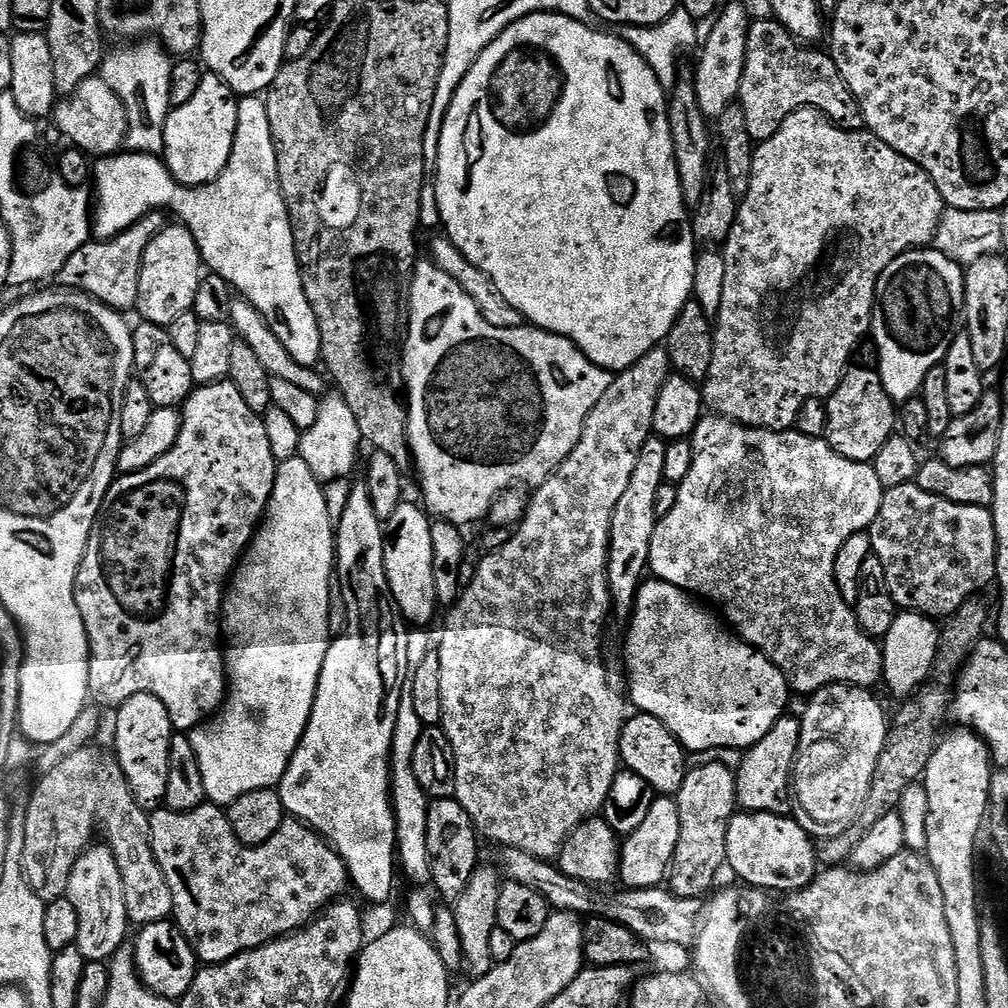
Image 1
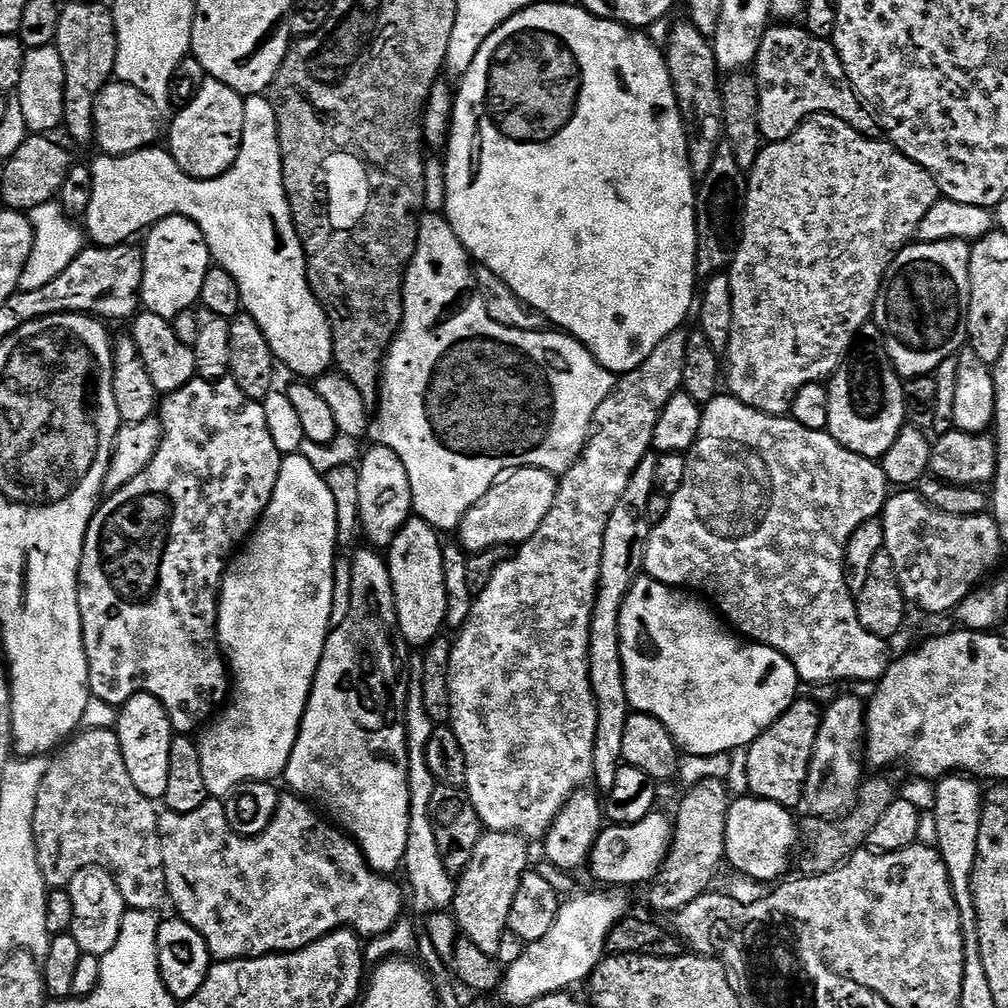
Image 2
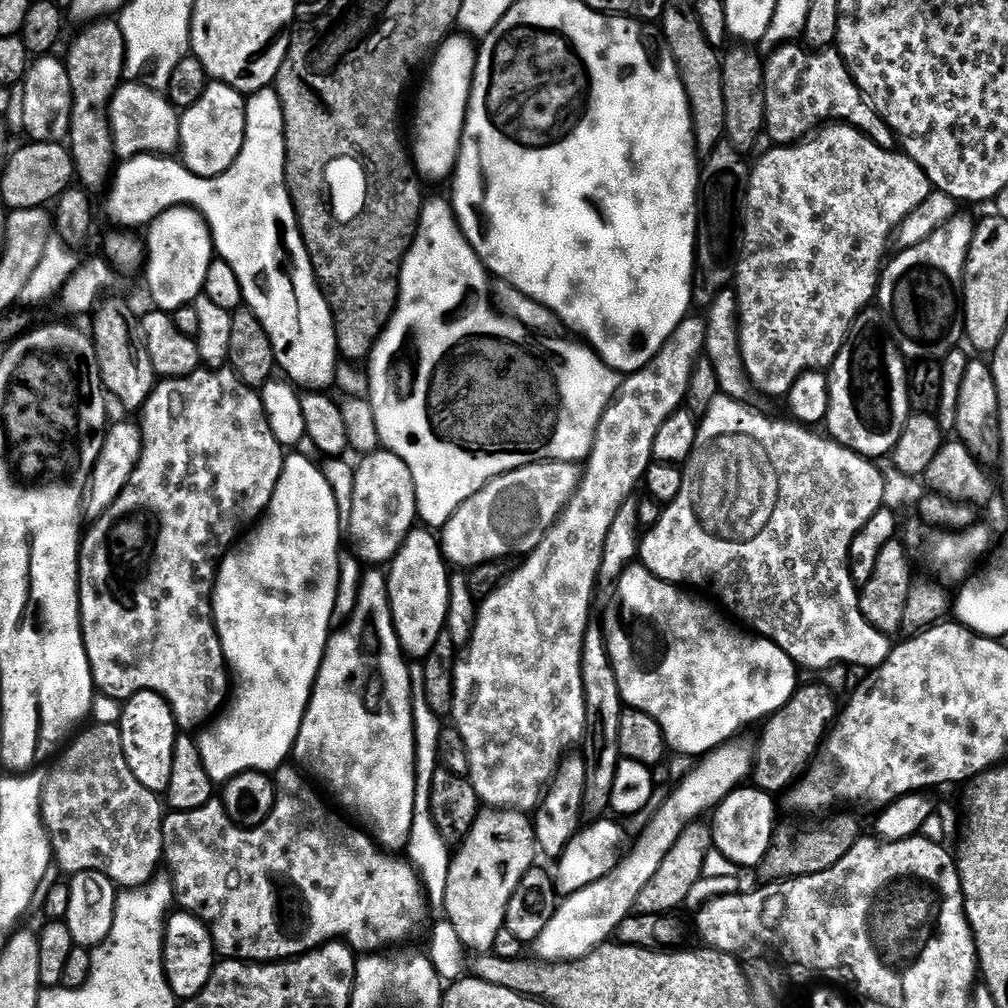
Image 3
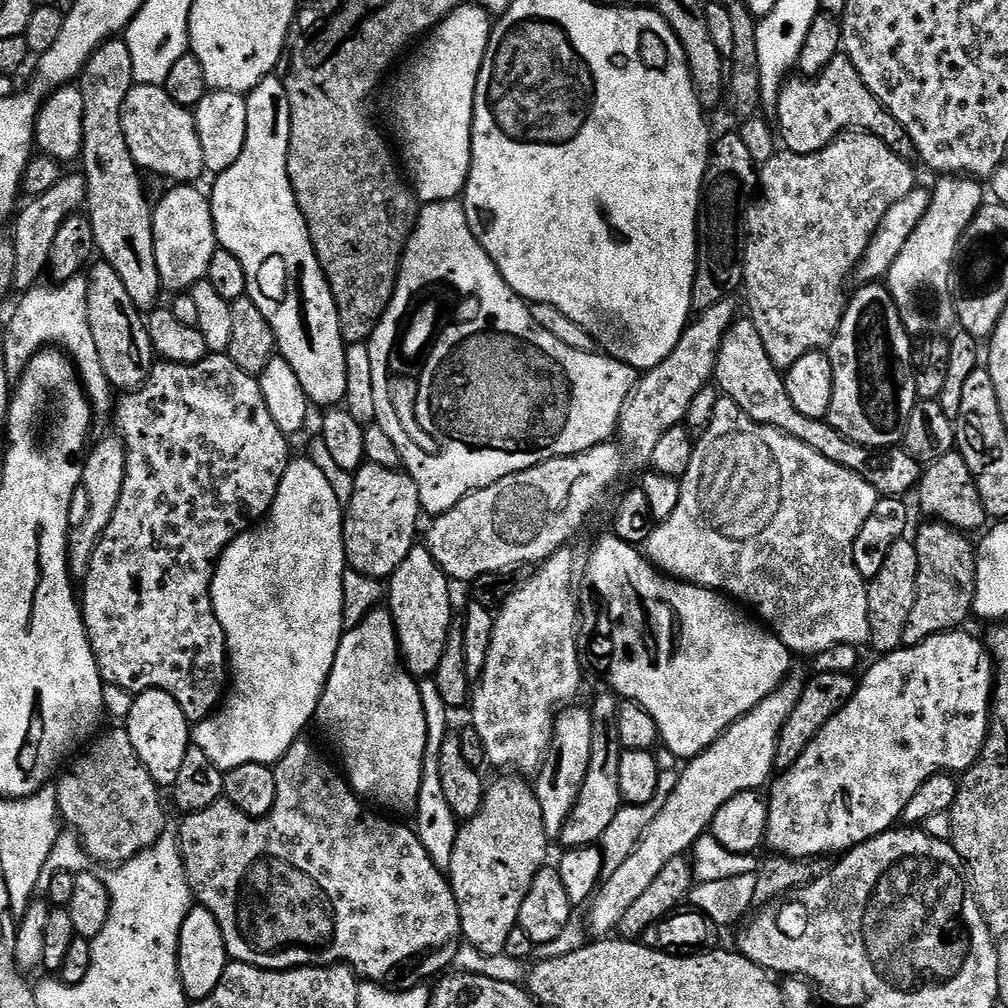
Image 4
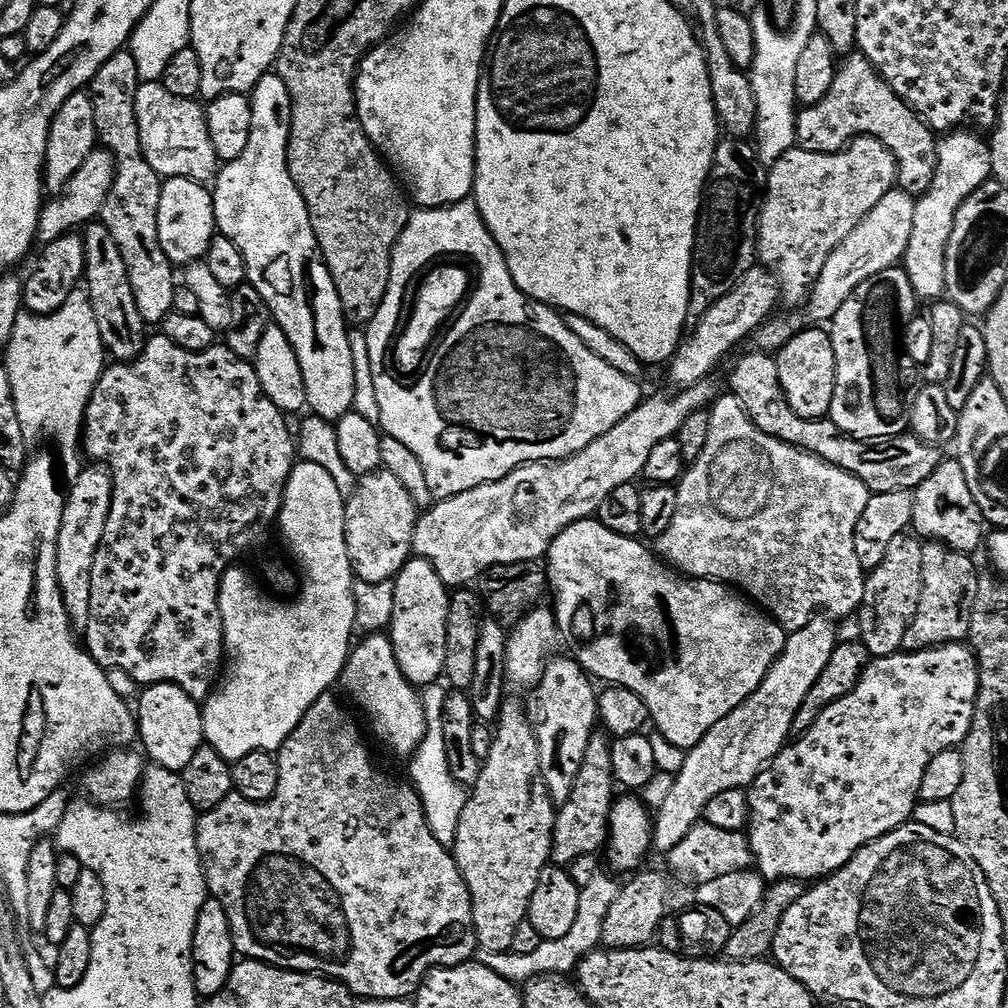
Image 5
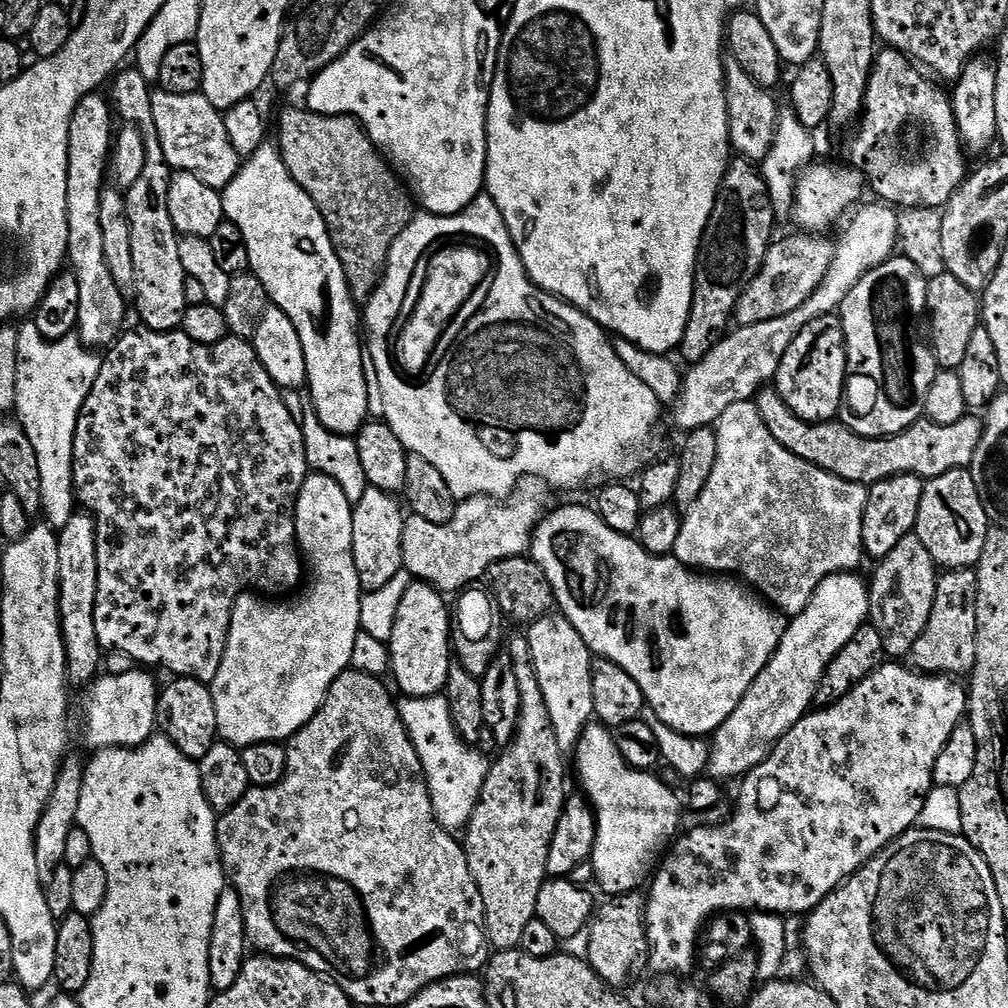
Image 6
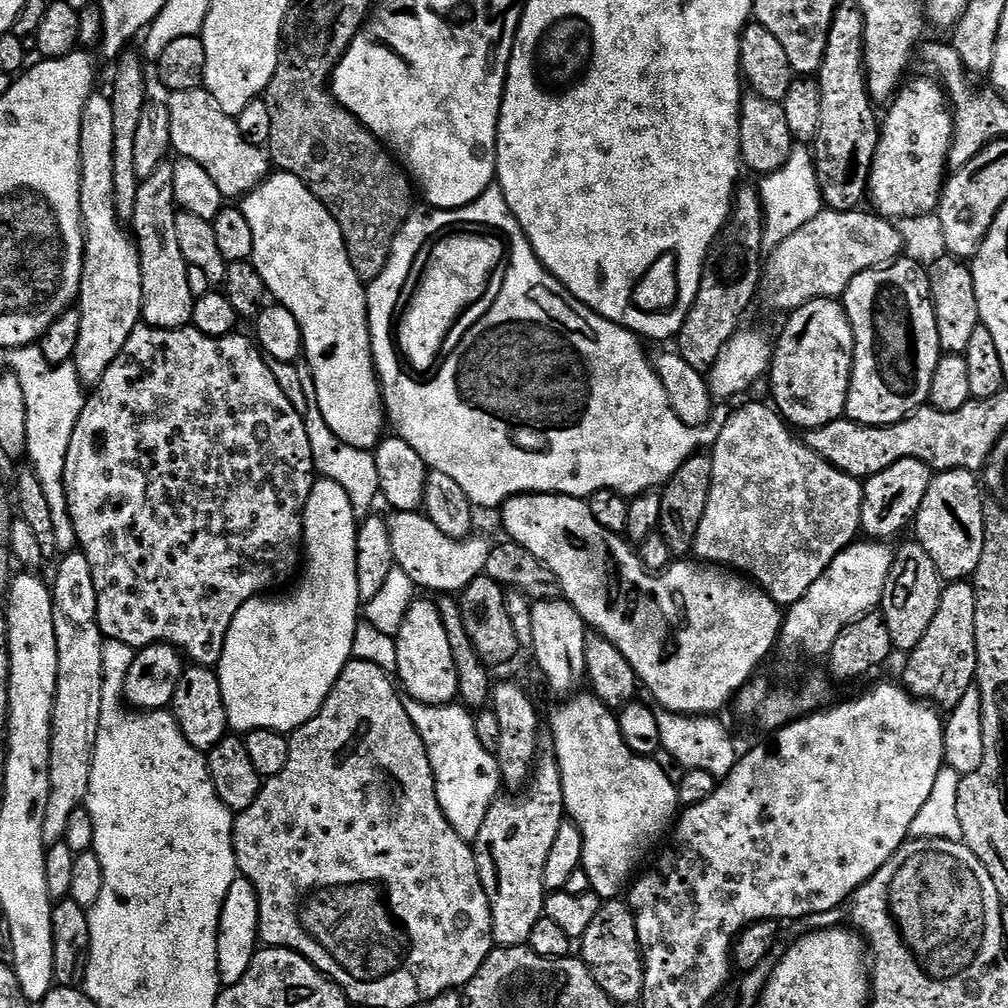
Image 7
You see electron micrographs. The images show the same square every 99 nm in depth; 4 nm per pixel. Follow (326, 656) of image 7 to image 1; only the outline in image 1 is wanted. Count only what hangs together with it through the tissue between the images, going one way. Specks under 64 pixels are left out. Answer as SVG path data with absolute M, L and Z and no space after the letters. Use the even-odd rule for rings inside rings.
M299 455L281 460L276 466L276 481L272 497L268 503L268 511L264 513L264 519L256 535L252 537L247 552L240 557L240 563L236 565L236 571L230 577L230 583L226 589L226 611L222 616L222 632L226 637L226 699L222 707L209 719L193 728L190 739L194 746L194 754L198 754L198 766L202 766L202 782L206 786L206 797L211 803L221 806L229 806L236 799L241 798L250 791L263 788L275 789L282 777L286 774L286 766L299 746L300 739L308 725L308 719L314 706L316 687L322 674L322 666L326 662L330 637L328 634L328 619L330 618L330 590L334 587L334 565L336 562L336 533L334 523L327 509L327 500L324 497L325 485L306 466Z

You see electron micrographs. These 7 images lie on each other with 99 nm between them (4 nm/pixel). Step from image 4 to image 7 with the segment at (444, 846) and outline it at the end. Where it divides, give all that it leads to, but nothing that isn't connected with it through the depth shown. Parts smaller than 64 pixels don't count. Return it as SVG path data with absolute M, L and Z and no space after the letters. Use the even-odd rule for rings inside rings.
M411 698L404 700L404 709L423 740L424 749L427 751L427 758L435 776L436 797L439 800L439 805L442 806L445 818L463 840L475 841L477 834L481 832L486 814L499 795L498 788L502 786L502 777L495 755L489 749L487 751L484 748L478 736L476 724L472 718L473 713L460 704L424 704Z

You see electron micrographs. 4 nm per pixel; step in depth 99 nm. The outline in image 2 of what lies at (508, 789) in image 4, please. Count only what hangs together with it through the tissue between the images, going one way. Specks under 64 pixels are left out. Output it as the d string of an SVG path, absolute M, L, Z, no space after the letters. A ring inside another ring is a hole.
M485 831L478 846L474 846L474 858L466 866L464 873L455 881L455 896L450 905L459 931L478 950L493 958L498 954L498 942L508 929L510 908L518 892L520 879L529 871L529 841L517 832Z

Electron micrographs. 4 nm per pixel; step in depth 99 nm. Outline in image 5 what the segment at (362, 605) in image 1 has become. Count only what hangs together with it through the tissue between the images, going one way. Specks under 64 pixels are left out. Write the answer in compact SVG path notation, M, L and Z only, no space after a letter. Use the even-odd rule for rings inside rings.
M368 634L364 640L355 645L348 653L348 660L344 664L344 672L340 675L339 687L344 687L348 691L348 696L364 711L364 716L368 719L368 724L372 727L372 732L393 752L396 756L411 758L415 754L426 730L426 720L424 718L423 702L421 693L402 674L398 666L398 658L394 654L394 646L391 639L384 634Z

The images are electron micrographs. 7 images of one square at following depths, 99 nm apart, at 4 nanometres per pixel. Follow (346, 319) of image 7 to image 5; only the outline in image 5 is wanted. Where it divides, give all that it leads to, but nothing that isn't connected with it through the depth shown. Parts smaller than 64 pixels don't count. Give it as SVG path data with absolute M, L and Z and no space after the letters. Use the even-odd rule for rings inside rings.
M269 74L264 76L257 82L255 88L250 93L252 101L252 130L250 132L250 142L246 146L246 150L242 150L242 154L236 160L229 160L219 169L218 175L215 177L214 191L212 192L213 206L216 211L216 227L219 235L232 239L234 246L241 251L242 258L247 264L247 283L254 286L254 290L258 290L258 294L262 294L262 298L266 298L266 306L272 312L274 324L280 327L290 340L290 345L294 348L294 354L297 355L297 360L301 364L302 378L305 379L305 390L308 395L307 407L311 409L315 415L329 422L340 420L348 412L353 411L356 400L356 356L352 353L352 344L348 341L349 325L344 318L342 310L342 302L338 298L338 290L334 286L334 278L330 278L330 270L326 266L326 262L320 253L318 246L318 238L314 234L314 226L310 222L310 214L306 202L302 198L302 194L298 190L298 186L294 186L294 182L288 173L288 139L290 138L290 126L292 125L292 114L294 111L294 101L290 90L288 89L288 80L285 77Z

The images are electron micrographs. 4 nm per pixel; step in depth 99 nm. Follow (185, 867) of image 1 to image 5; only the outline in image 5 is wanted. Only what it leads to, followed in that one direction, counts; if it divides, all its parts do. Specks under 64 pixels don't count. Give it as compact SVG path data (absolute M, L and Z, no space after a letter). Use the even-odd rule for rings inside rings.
M325 694L325 695L323 695L323 696L319 696L319 698L317 698L317 699L316 699L316 701L315 701L315 702L314 702L314 706L310 706L310 710L306 710L306 714L305 714L305 715L304 715L304 717L303 717L303 718L302 718L302 722L298 722L298 726L297 726L297 727L296 727L296 729L294 729L294 731L292 731L292 733L290 733L290 735L289 735L289 736L288 736L288 737L287 737L287 738L286 738L286 742L285 742L285 743L284 743L284 744L283 744L283 745L282 745L282 747L281 747L281 748L280 748L280 750L279 750L279 753L278 753L278 763L279 763L279 769L280 769L280 773L279 773L279 774L278 774L278 784L277 784L277 790L276 790L276 792L275 792L275 793L274 793L274 794L273 794L273 796L272 796L272 799L271 799L271 800L269 800L269 801L268 801L268 802L267 802L267 803L260 803L260 802L258 802L258 801L248 801L248 800L247 800L247 799L246 799L246 798L244 798L244 797L242 797L242 796L239 796L239 795L237 795L237 794L233 794L233 795L230 795L230 796L227 796L227 797L226 797L226 798L225 798L225 800L223 800L223 801L222 801L222 802L218 802L218 806L214 806L214 810L210 810L210 811L209 811L209 812L205 812L205 813L203 813L203 815L201 815L201 816L200 816L200 817L199 817L199 819L197 819L197 822L196 822L196 841L197 841L197 842L198 842L198 854L199 854L199 855L200 855L200 861L201 861L201 862L202 862L202 866L203 866L203 867L204 867L204 880L205 880L205 881L206 881L206 883L207 883L207 884L208 884L208 890L209 890L209 893L210 893L210 896L211 896L211 899L213 899L213 900L217 900L217 901L218 901L218 902L222 902L222 910L226 910L226 918L230 918L230 934L231 934L231 935L232 935L232 941L233 941L233 942L234 942L234 946L235 946L235 947L236 947L236 950L237 950L237 953L239 953L239 955L240 955L240 956L241 956L241 957L244 957L244 958L247 958L247 959L249 959L249 960L260 960L260 961L261 961L261 962L263 962L263 963L264 963L264 964L273 964L273 965L274 965L274 966L275 966L275 968L288 968L288 969L289 969L289 970L291 970L291 971L292 971L292 972L310 972L310 973L313 973L313 974L319 974L319 975L321 975L321 976L323 976L323 977L327 977L327 978L328 978L328 979L329 979L329 980L337 980L337 982L339 982L339 984L345 984L345 986L347 986L347 987L348 987L348 991L349 991L349 992L351 992L351 993L352 993L352 995L353 995L353 997L356 997L356 998L359 998L359 999L360 999L360 1000L406 1000L406 999L409 999L409 998L412 998L412 997L415 997L415 995L416 995L416 989L417 989L417 988L419 988L419 986L420 986L420 984L421 984L421 982L422 982L422 981L424 981L424 978L425 978L425 976L427 976L427 975L428 975L428 973L429 973L429 972L432 972L432 971L434 971L434 969L436 969L436 968L457 968L457 967L458 967L458 966L459 966L459 964L467 964L467 963L469 963L469 961L471 961L471 960L472 960L472 959L473 959L473 957L475 957L475 956L472 956L472 955L474 955L474 954L475 954L475 952L478 952L478 945L477 945L477 942L476 942L476 931L475 931L475 930L474 930L474 926L473 926L473 925L472 925L472 903L471 903L471 902L470 902L470 890L469 890L469 889L468 889L468 887L467 887L467 886L466 886L466 882L465 882L465 881L464 881L464 879L463 879L463 878L462 878L462 874L461 874L461 873L460 873L460 871L459 871L459 870L458 870L458 866L457 866L457 865L456 865L456 860L455 860L455 858L454 858L454 857L452 857L452 854L451 854L451 851L449 851L449 849L448 849L448 848L447 848L447 847L445 847L445 846L444 846L444 845L443 845L443 844L442 844L442 842L438 842L438 839L436 839L436 838L434 838L434 834L432 834L432 833L431 833L431 830L430 830L430 826L428 826L428 825L427 825L427 820L426 820L426 814L425 814L425 813L424 813L424 812L423 812L423 804L422 804L422 802L421 802L421 801L420 801L420 798L419 798L419 794L418 794L418 793L417 793L417 792L416 792L416 789L414 789L414 787L413 787L413 786L412 786L412 784L411 784L411 783L409 783L409 781L408 781L408 780L407 780L407 779L404 779L404 778L402 778L402 786L406 786L406 787L404 787L404 788L398 788L398 782L397 782L397 783L396 783L396 786L394 786L394 784L390 784L390 782L392 782L392 775L393 775L393 773L392 773L392 772L391 772L391 771L388 771L388 770L386 770L386 771L385 771L385 772L383 772L383 770L382 770L382 769L380 769L380 768L379 768L379 766L378 766L378 765L376 765L376 760L375 760L375 758L374 758L374 757L372 757L372 756L371 756L371 754L370 754L370 753L368 753L368 748L367 748L367 746L366 746L366 745L364 745L364 736L363 736L363 734L362 734L362 733L360 733L360 728L359 728L359 726L358 726L358 725L356 725L356 720L355 720L355 718L354 718L354 717L352 717L352 716L351 716L351 714L350 714L350 713L348 713L348 712L347 712L347 710L346 710L346 709L344 709L344 708L343 708L343 706L342 706L342 705L340 705L340 704L339 704L339 702L338 702L338 701L336 701L336 700L335 700L335 698L334 698L334 697L332 697L332 694Z

